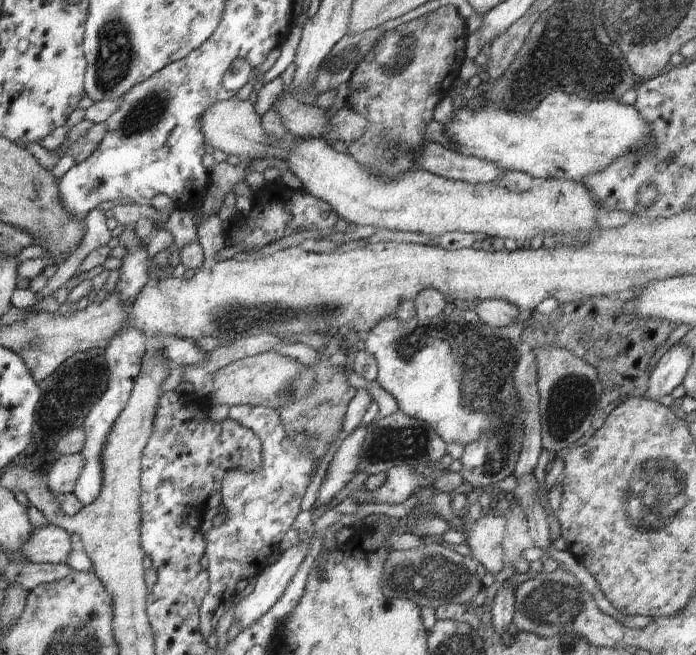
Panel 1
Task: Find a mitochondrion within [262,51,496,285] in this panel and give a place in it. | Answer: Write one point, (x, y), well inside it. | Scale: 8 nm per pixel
(384, 142)

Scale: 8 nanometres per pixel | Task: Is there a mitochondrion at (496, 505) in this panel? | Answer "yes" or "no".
no

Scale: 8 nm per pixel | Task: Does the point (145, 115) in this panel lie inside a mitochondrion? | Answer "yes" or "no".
yes

